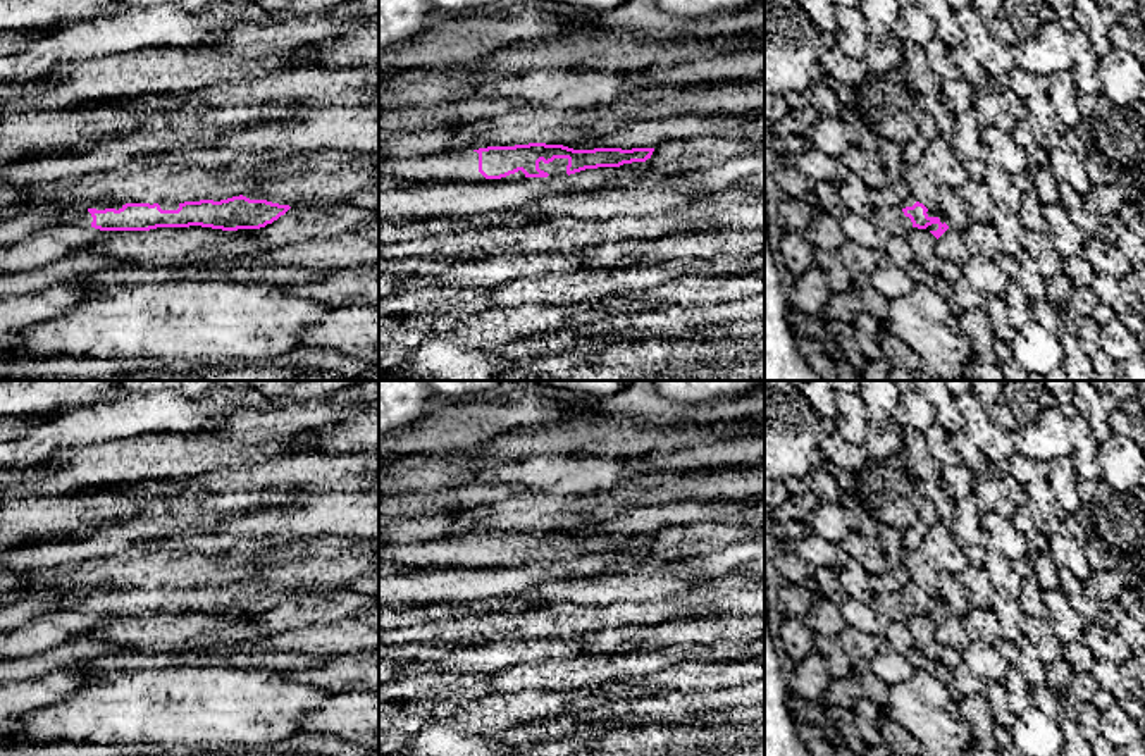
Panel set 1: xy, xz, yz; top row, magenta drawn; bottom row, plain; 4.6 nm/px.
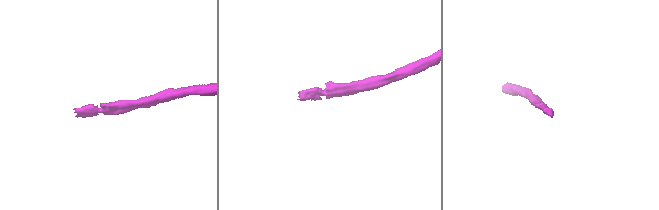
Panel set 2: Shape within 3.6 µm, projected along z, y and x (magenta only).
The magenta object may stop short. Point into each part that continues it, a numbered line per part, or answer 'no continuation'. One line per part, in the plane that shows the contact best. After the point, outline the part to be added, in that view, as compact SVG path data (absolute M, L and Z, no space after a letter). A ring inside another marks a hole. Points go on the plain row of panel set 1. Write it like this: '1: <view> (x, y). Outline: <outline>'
1: xz (445, 553). Outline: M443 537L437 541L386 546L379 555L379 561L394 563L406 572L446 570L446 568L482 568L482 567L513 567L525 565L522 556L501 565L486 565L479 558L479 539L470 537Z

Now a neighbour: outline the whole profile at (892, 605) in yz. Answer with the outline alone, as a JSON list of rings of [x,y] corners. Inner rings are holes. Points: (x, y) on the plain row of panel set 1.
[[[883,591],[873,596],[873,608],[888,617],[892,622],[907,622],[913,613],[909,603],[904,601],[901,591]]]

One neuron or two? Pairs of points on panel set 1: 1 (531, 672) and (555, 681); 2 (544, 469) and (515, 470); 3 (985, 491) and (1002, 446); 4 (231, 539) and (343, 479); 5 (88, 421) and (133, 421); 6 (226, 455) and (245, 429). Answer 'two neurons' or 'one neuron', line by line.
1: one neuron
2: one neuron
3: two neurons
4: two neurons
5: one neuron
6: two neurons

